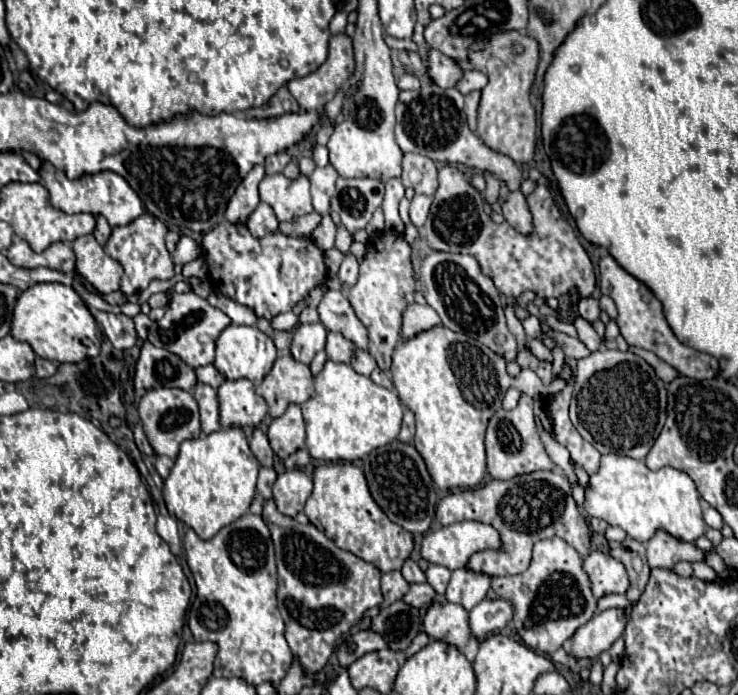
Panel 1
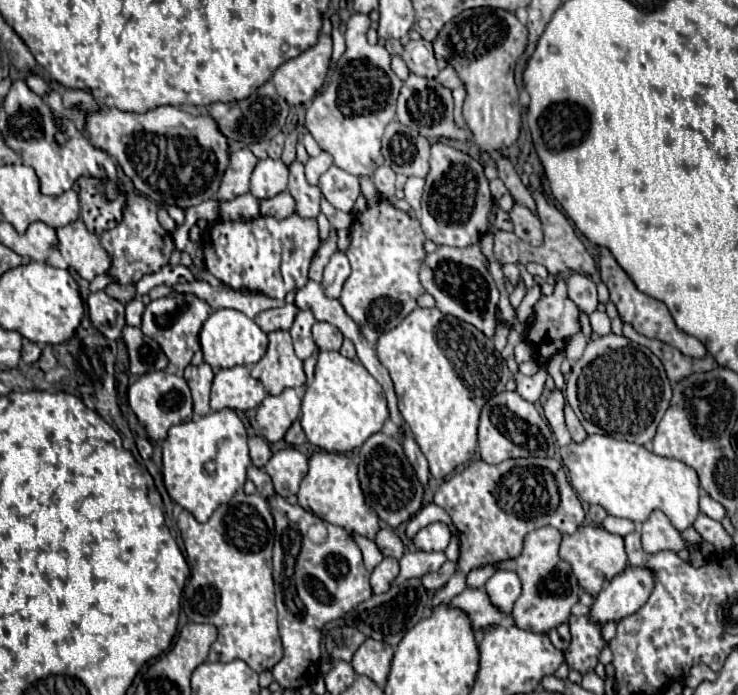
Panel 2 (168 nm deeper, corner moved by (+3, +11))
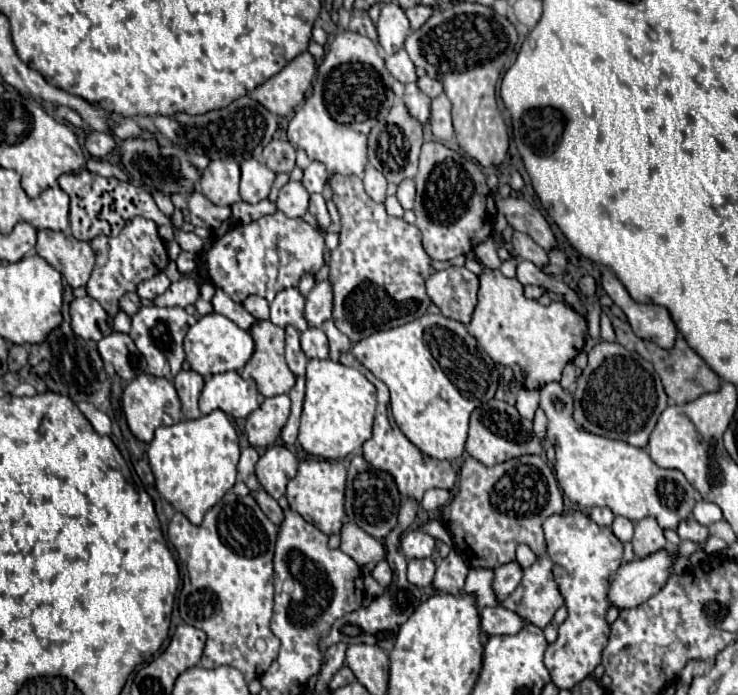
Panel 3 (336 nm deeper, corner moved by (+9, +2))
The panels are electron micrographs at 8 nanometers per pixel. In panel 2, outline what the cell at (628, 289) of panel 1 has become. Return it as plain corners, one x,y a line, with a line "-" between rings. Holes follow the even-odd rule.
601,248
599,254
601,254
601,260
599,260
601,282
609,288
609,292
611,292
611,302
617,306
619,318
621,318
623,322
631,324
639,334
643,334
643,336
647,336
647,338
655,338
655,340
659,340
659,342
665,342
665,344
677,348
679,352
683,352
683,354
689,356
689,358
705,358
705,356
707,356
707,348
705,348
697,338
681,332
681,330
675,326
675,322
673,322
673,318
671,318
671,314
669,314
669,310
667,310
667,306
665,306
663,302
657,302
655,298
651,298
651,296
647,296
647,294
643,294
643,292
637,290
637,286
633,284
633,280
631,280
631,278
627,276
627,272
617,264
617,260
613,258
613,254
611,254
607,248

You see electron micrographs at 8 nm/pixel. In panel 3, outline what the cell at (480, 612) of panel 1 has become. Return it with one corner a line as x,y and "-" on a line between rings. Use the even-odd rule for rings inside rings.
511,561
509,565
501,565
495,569
495,581
493,581
493,587
495,587
495,593
499,599
505,599
509,593
515,591
515,587
519,585
523,577
523,569
517,561

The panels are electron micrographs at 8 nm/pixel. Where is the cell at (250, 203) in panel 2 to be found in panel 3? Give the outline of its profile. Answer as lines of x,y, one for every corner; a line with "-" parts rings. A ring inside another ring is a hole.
193,191
187,197
187,209
191,215
191,225
195,227
205,227
205,229
217,229
225,219
231,217
231,209
229,207
219,207
213,205
203,193

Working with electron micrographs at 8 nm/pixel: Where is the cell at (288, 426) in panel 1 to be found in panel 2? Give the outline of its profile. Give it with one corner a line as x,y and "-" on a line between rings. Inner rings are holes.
285,388
279,396
267,396
257,408
259,432
267,442
283,440
285,432
299,418
301,398
293,388

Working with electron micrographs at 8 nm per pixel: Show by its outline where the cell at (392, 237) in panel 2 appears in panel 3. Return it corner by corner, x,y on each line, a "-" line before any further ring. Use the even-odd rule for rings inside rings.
331,175
327,185
333,189
333,203
341,215
339,245
329,257
329,283
333,289
333,321
341,333
345,333
351,343
361,341
377,331
391,329
395,325
405,325
425,315
431,301
425,293
425,279
435,273
431,257
421,247
421,231
385,211
383,203
375,203
363,189
363,181
357,175

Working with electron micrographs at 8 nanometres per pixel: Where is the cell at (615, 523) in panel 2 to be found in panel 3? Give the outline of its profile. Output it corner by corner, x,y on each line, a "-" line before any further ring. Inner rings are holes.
621,515
615,517
611,529
613,529
613,533
615,533
623,543
633,537
633,523
631,523
627,517
621,517

